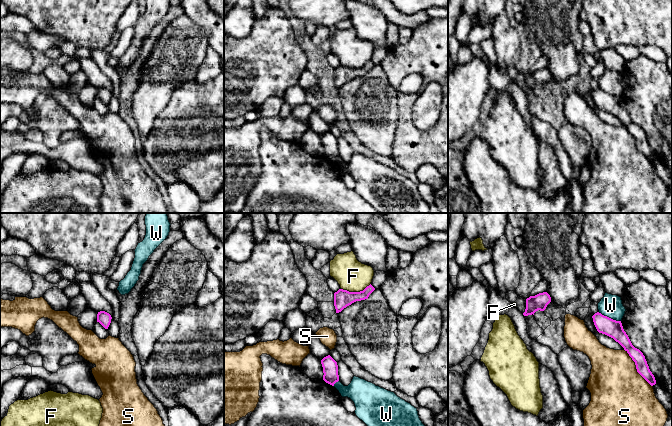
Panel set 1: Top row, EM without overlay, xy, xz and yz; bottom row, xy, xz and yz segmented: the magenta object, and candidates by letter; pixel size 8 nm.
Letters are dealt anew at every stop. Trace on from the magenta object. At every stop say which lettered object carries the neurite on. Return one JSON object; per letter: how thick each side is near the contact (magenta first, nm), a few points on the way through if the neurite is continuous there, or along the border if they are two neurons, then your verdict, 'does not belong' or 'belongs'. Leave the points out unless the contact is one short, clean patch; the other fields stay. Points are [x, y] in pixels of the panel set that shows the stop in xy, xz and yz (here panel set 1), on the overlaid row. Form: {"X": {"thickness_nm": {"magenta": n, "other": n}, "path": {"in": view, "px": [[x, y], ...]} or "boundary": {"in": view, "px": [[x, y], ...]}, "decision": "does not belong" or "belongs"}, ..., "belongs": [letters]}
{"F": {"thickness_nm": {"magenta": 140, "other": 260}, "decision": "does not belong"}, "S": {"thickness_nm": {"magenta": 100, "other": 460}, "decision": "does not belong"}, "W": {"thickness_nm": {"magenta": 140, "other": 180}, "boundary": {"in": "yz", "px": [[598, 312], [620, 321]]}, "decision": "does not belong"}, "belongs": []}

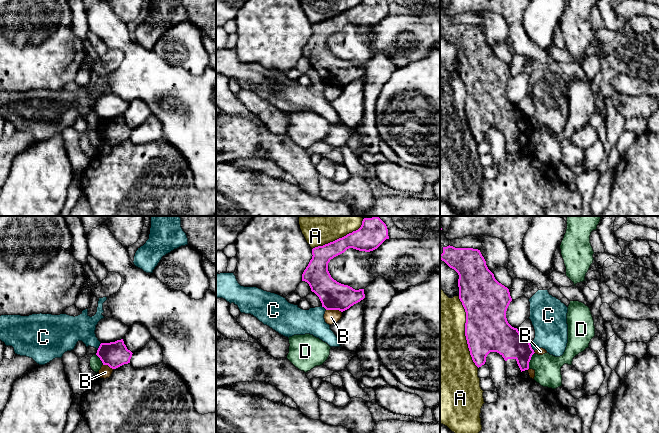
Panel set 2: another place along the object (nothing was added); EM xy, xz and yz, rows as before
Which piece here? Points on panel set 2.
{"A": {"thickness_nm": {"magenta": 360, "other": 440}, "decision": "does not belong"}, "B": {"thickness_nm": {"magenta": 220, "other": 110}, "boundary": {"in": "xz", "px": [[326, 309], [338, 309], [341, 312]]}, "decision": "does not belong"}, "C": {"thickness_nm": {"magenta": 240, "other": 280}, "boundary": {"in": "yz", "px": [[529, 342], [534, 350]]}, "decision": "does not belong"}, "D": {"thickness_nm": {"magenta": 240, "other": 220}, "boundary": {"in": "yz", "px": [[533, 353], [528, 368]]}, "decision": "does not belong"}, "belongs": []}

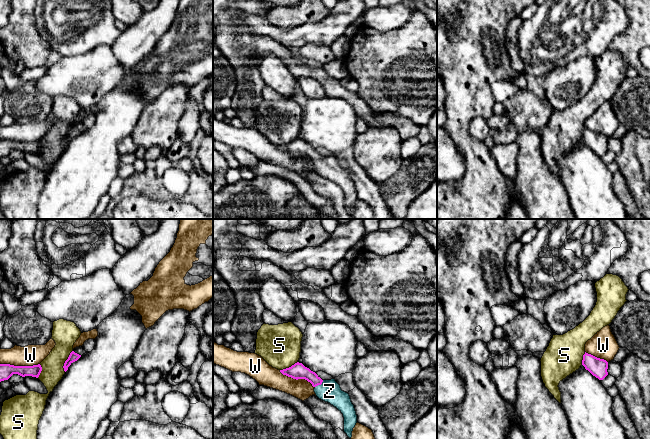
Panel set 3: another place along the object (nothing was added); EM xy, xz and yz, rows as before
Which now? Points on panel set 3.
{"S": {"thickness_nm": {"magenta": 70, "other": 200}, "decision": "does not belong"}, "W": {"thickness_nm": {"magenta": 110, "other": 170}, "decision": "does not belong"}, "Z": {"thickness_nm": {"magenta": 130, "other": 180}, "path": {"in": "xz", "px": [[297, 371], [306, 373], [319, 384], [329, 391]]}, "decision": "belongs"}, "belongs": ["Z"]}

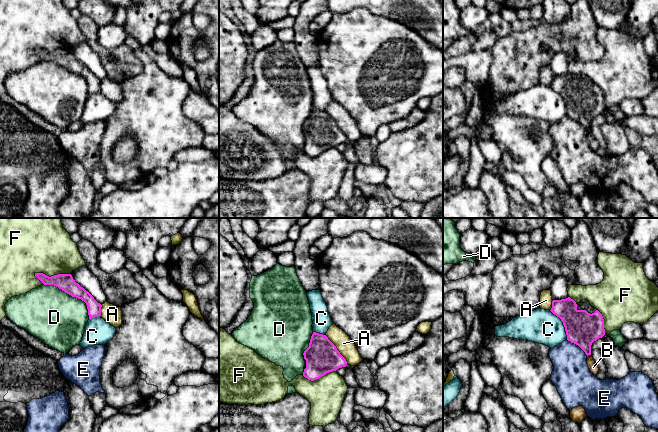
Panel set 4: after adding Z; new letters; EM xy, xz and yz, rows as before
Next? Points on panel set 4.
{"A": {"thickness_nm": {"magenta": 260, "other": 140}, "decision": "does not belong"}, "B": {"thickness_nm": {"magenta": 280, "other": 70}, "path": {"in": "yz", "px": [[582, 328], [588, 354], [593, 367]]}, "decision": "belongs"}, "C": {"thickness_nm": {"magenta": 280, "other": 280}, "boundary": {"in": "yz", "px": [[549, 310], [562, 322], [567, 339]]}, "decision": "does not belong"}, "D": {"thickness_nm": {"magenta": 140, "other": 440}, "decision": "does not belong"}, "E": {"thickness_nm": {"magenta": 280, "other": 300}, "boundary": {"in": "yz", "px": [[567, 339], [575, 343], [587, 355]]}, "decision": "does not belong"}, "F": {"thickness_nm": {"magenta": 140, "other": 420}, "decision": "does not belong"}, "belongs": ["B"]}

